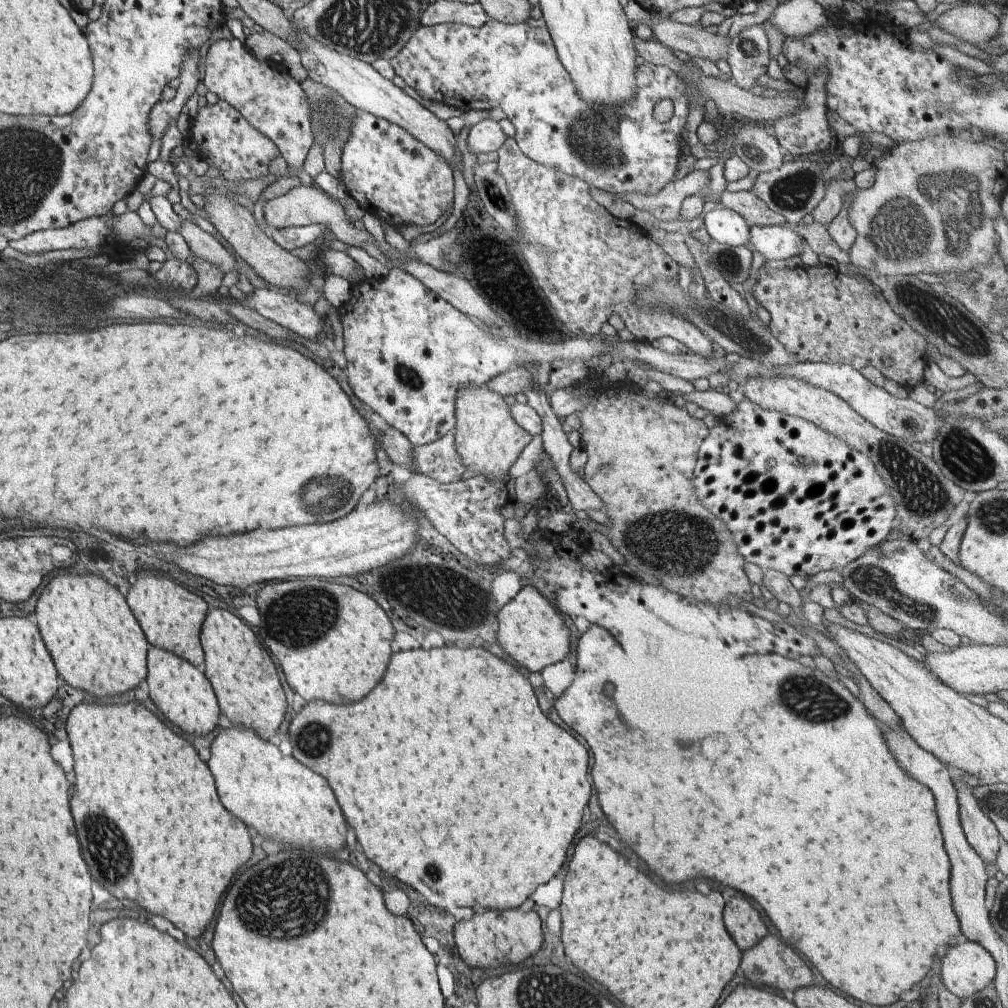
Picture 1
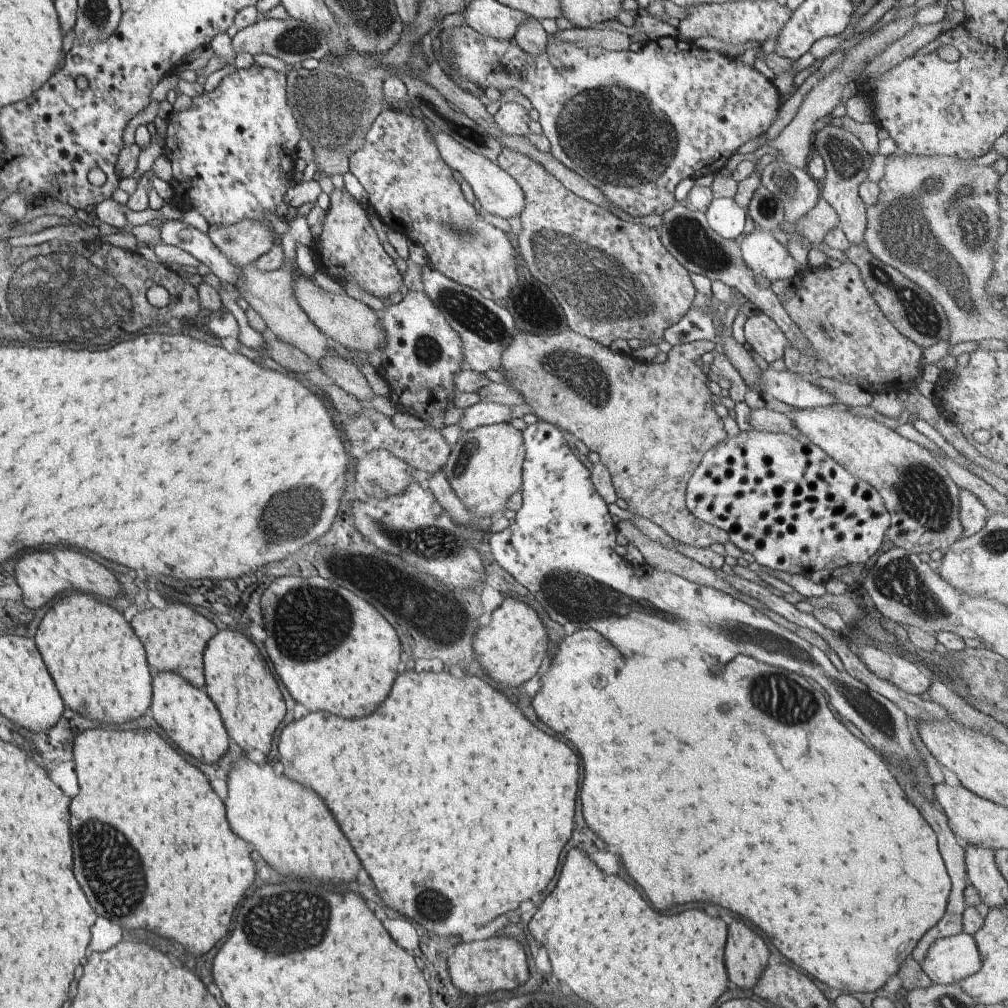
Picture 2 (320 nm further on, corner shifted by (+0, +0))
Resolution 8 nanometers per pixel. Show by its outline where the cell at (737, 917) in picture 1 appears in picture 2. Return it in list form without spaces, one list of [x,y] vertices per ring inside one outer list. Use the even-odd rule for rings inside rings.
[[[736,917],[727,931],[724,949],[727,977],[738,988],[753,989],[769,965],[770,950],[762,937]]]

